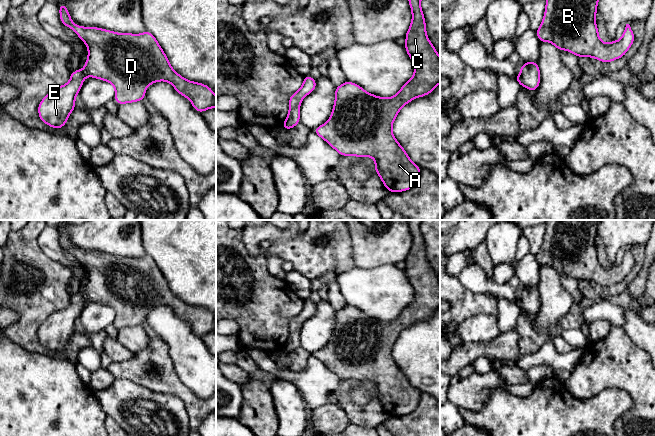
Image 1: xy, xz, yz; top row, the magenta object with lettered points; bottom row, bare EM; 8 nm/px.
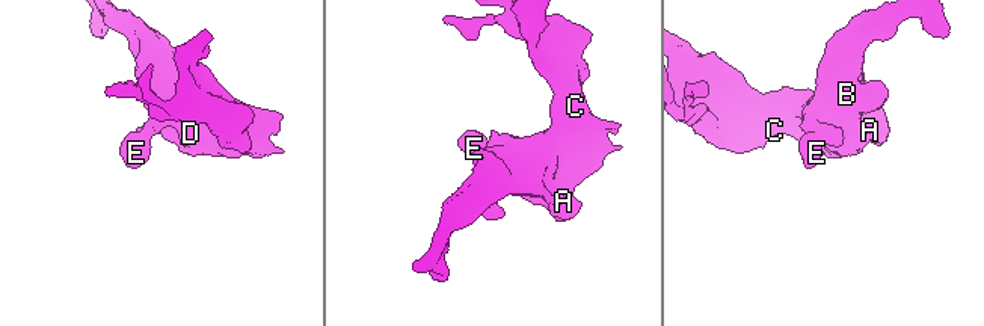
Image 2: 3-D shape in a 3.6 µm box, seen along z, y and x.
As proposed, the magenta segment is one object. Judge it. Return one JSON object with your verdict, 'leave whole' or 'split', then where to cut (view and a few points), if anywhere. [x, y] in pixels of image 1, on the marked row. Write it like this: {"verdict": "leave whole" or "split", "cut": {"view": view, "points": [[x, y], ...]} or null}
{"verdict": "leave whole", "cut": null}

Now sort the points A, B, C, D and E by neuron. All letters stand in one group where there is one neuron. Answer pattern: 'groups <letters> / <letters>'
groups A B C D E

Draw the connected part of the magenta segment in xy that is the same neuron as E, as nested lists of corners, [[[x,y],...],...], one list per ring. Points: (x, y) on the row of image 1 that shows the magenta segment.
[[[64,3],[59,5],[61,23],[71,28],[88,48],[83,70],[71,72],[70,81],[53,88],[39,103],[40,120],[54,129],[62,128],[76,108],[75,97],[86,76],[110,82],[115,88],[118,105],[142,101],[145,89],[152,83],[166,81],[203,113],[216,108],[213,90],[202,83],[180,76],[170,65],[166,54],[149,31],[142,34],[116,33],[98,27],[83,27],[72,20]]]

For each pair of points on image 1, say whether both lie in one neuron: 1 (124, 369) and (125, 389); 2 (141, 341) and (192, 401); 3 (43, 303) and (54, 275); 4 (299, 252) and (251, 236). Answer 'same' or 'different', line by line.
1: different
2: different
3: same
4: same

